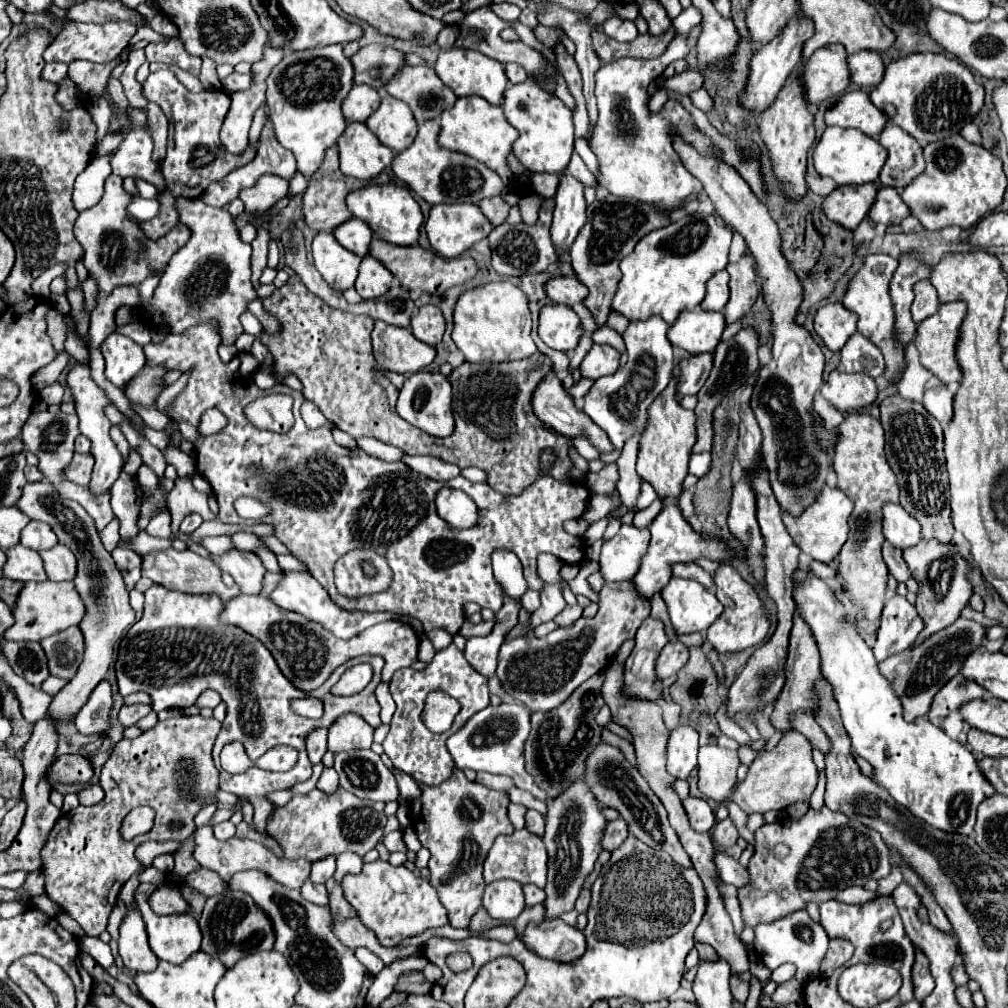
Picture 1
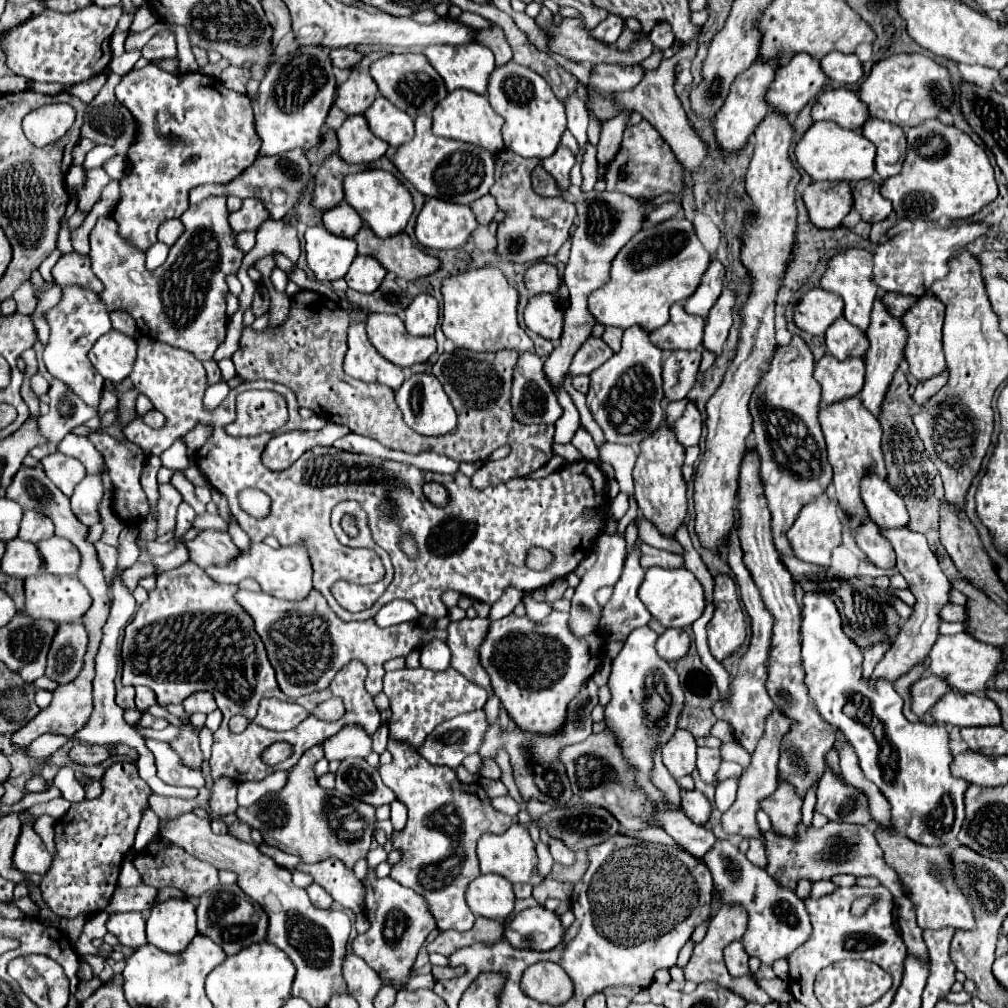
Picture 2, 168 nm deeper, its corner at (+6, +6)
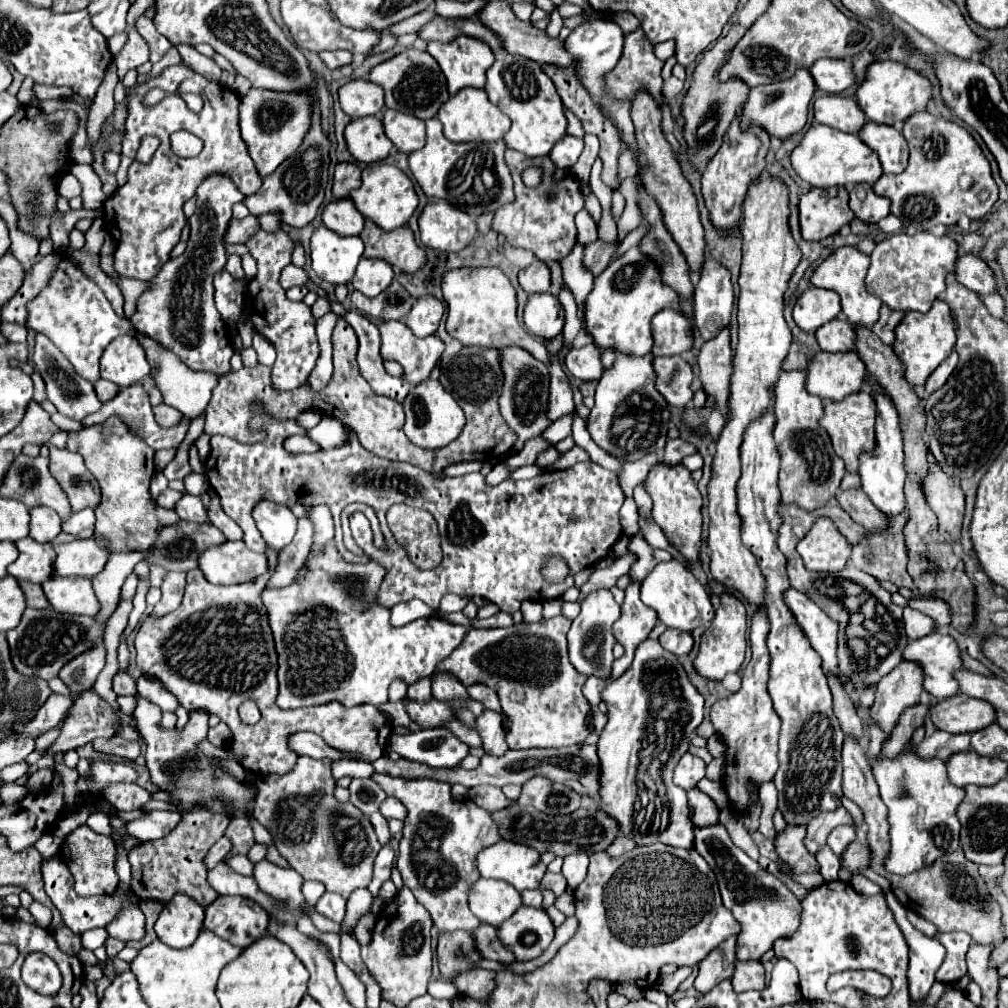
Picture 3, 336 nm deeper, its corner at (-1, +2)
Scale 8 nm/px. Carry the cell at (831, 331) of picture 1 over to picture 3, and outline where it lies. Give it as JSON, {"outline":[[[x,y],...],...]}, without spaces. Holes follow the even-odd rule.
{"outline":[[[807,289],[793,307],[795,323],[807,331],[815,333],[821,325],[833,321],[841,313],[841,299],[835,291],[827,289]]]}

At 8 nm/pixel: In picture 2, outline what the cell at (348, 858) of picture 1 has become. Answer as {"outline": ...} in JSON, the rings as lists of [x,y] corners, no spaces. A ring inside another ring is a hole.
{"outline":[[[326,859],[316,865],[300,863],[296,867],[296,871],[310,873],[314,877],[314,881],[318,885],[322,885],[326,891],[330,891],[332,899],[336,903],[340,903],[342,907],[354,911],[356,915],[364,911],[364,895],[366,895],[364,883],[358,881],[354,877],[354,873],[348,867],[344,867],[342,861]]]}

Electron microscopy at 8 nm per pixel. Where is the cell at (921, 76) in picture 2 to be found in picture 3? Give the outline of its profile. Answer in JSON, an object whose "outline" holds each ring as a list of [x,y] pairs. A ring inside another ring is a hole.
{"outline":[[[895,61],[871,63],[867,67],[865,81],[857,89],[857,103],[867,115],[867,119],[893,127],[901,127],[913,113],[925,111],[931,99],[933,99],[931,81],[919,71],[913,71],[911,67],[905,67],[903,63],[895,63]]]}

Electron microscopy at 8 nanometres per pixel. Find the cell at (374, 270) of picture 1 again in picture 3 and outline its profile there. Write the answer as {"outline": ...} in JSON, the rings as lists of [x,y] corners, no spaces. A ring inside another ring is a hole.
{"outline":[[[361,259],[353,275],[353,287],[365,297],[377,297],[393,281],[393,269],[381,259]]]}

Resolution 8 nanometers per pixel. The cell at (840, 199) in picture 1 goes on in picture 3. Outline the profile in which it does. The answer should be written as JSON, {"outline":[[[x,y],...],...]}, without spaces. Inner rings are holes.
{"outline":[[[845,187],[811,189],[801,195],[799,223],[801,235],[807,241],[821,241],[835,235],[843,225],[851,223],[853,211],[849,209],[849,193]]]}

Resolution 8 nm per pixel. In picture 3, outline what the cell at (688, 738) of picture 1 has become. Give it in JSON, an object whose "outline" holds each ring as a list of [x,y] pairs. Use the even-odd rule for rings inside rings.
{"outline":[[[689,751],[679,759],[673,771],[675,785],[683,789],[693,789],[703,777],[705,777],[705,763],[699,757],[691,755]]]}

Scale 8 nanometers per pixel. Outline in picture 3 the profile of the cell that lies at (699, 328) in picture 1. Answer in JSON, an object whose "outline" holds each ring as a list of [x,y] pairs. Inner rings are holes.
{"outline":[[[665,309],[653,317],[653,355],[681,355],[693,349],[691,319],[679,309]]]}

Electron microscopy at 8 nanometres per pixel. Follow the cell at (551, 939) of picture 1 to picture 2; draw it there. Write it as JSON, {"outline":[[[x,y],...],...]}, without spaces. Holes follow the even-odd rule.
{"outline":[[[544,907],[524,909],[504,927],[504,939],[518,949],[548,951],[562,941],[562,935],[564,927],[558,915]]]}

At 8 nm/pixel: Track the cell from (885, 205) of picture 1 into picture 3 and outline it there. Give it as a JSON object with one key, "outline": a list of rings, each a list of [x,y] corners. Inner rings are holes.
{"outline":[[[853,189],[851,191],[849,207],[853,209],[855,217],[859,217],[861,221],[865,221],[865,223],[879,223],[883,217],[889,215],[891,203],[885,197],[875,195],[871,189],[865,189],[865,191],[867,191],[865,199],[859,199],[857,193],[855,193],[855,189]]]}

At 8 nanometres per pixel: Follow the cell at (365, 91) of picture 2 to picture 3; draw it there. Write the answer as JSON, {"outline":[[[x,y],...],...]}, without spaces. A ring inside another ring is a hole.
{"outline":[[[353,79],[339,89],[339,101],[341,109],[353,119],[377,115],[383,109],[383,87],[365,79]]]}

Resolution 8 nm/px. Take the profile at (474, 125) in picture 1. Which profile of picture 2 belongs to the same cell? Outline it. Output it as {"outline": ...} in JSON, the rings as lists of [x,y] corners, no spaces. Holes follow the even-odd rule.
{"outline":[[[452,91],[432,111],[432,131],[434,131],[434,135],[474,143],[474,145],[480,145],[488,151],[504,149],[502,135],[500,135],[502,125],[504,125],[504,119],[490,107],[488,97],[478,95],[474,91]]]}

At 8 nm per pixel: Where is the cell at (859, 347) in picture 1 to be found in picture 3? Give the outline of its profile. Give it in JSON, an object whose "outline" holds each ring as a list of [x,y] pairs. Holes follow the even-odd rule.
{"outline":[[[833,319],[833,323],[825,323],[825,327],[819,327],[815,337],[821,351],[829,351],[829,353],[855,351],[855,343],[857,343],[855,327],[839,319]]]}

